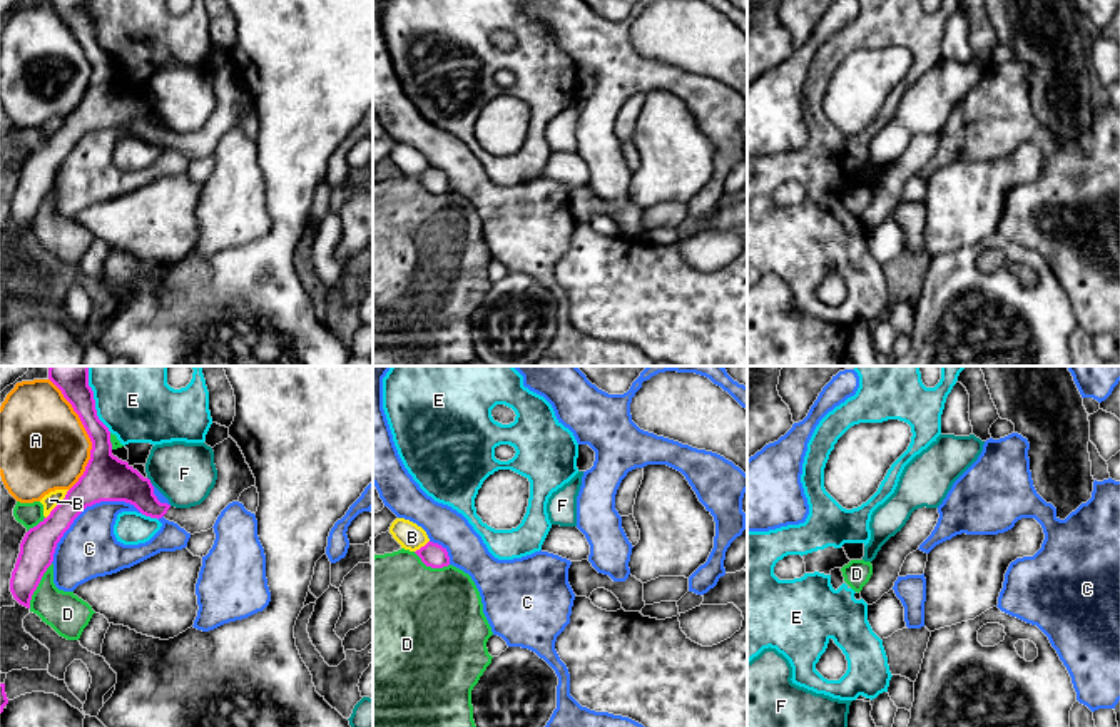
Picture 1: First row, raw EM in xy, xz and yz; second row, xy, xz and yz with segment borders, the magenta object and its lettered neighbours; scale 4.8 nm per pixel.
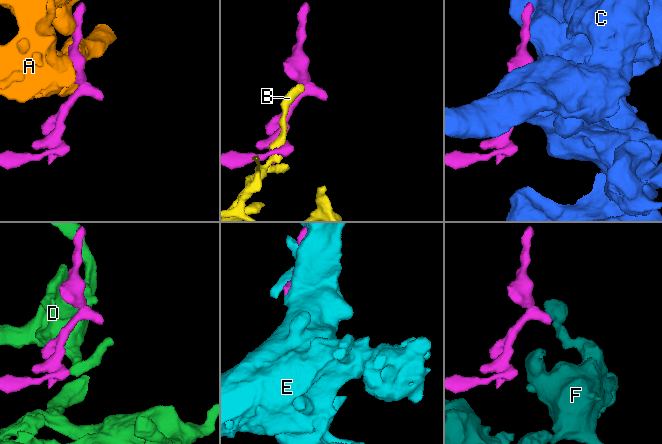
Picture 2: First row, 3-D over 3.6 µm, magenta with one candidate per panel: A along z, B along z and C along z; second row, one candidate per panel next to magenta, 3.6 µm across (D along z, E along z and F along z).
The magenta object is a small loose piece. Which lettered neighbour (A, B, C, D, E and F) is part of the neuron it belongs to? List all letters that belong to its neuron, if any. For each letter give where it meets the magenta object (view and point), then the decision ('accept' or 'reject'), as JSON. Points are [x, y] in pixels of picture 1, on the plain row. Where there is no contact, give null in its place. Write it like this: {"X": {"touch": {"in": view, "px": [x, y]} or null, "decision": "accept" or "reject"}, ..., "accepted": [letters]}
{"A": {"touch": {"in": "xy", "px": [87, 59]}, "decision": "reject"}, "B": {"touch": {"in": "xy", "px": [57, 131]}, "decision": "reject"}, "C": {"touch": {"in": "xy", "px": [86, 132]}, "decision": "reject"}, "D": {"touch": {"in": "xy", "px": [37, 211]}, "decision": "reject"}, "E": {"touch": {"in": "xy", "px": [94, 29]}, "decision": "reject"}, "F": {"touch": {"in": "xy", "px": [149, 106]}, "decision": "reject"}, "accepted": []}

